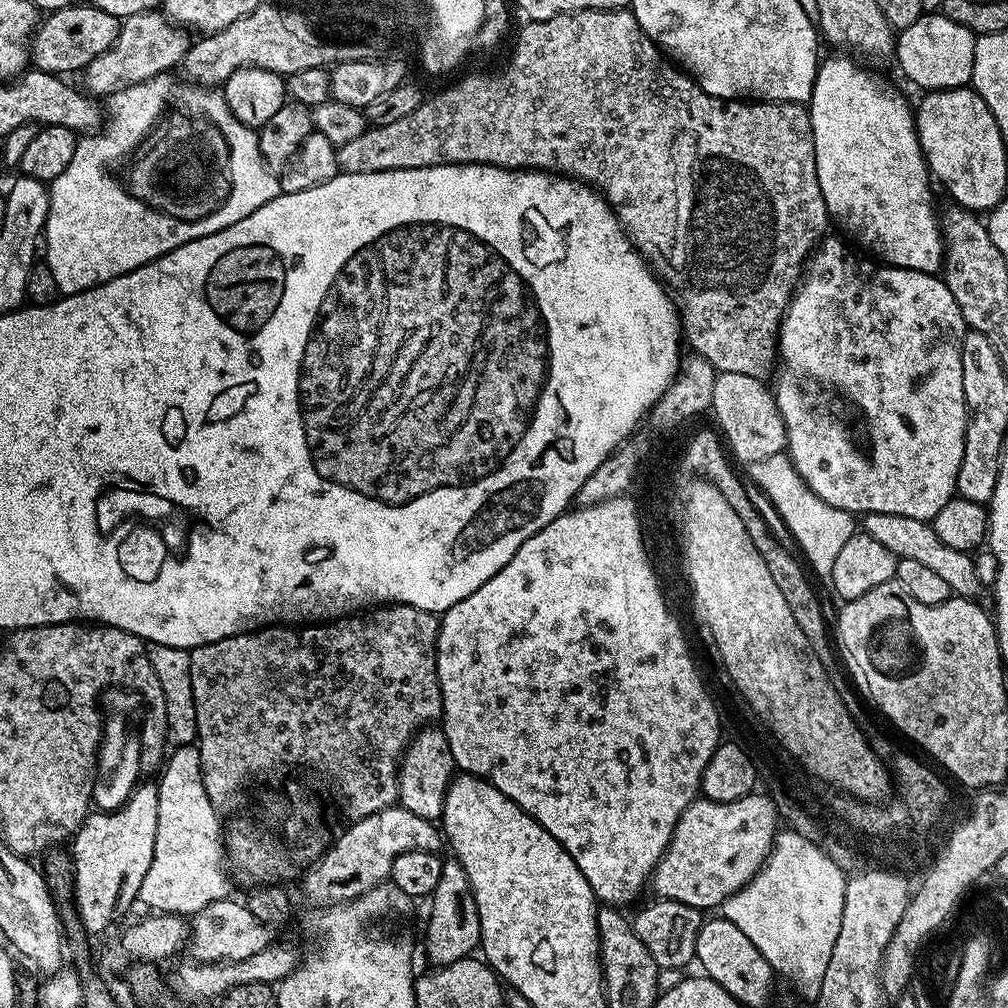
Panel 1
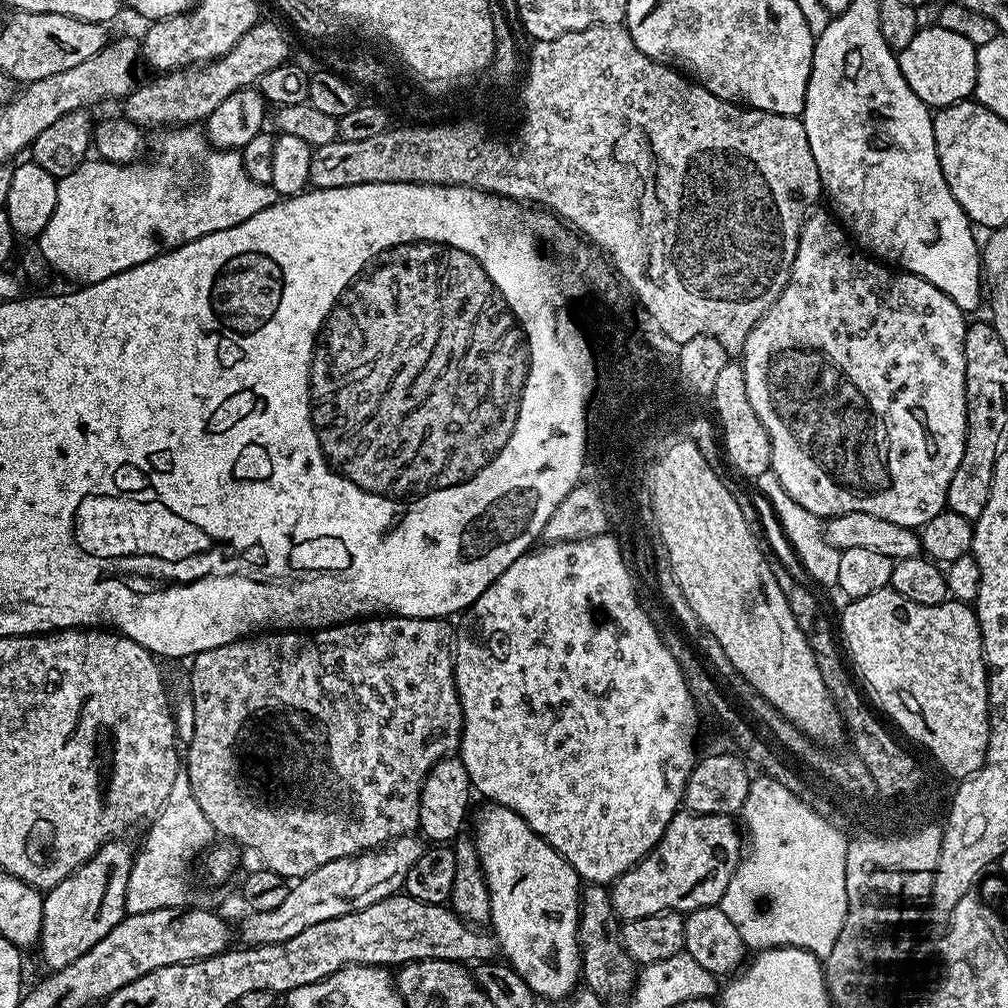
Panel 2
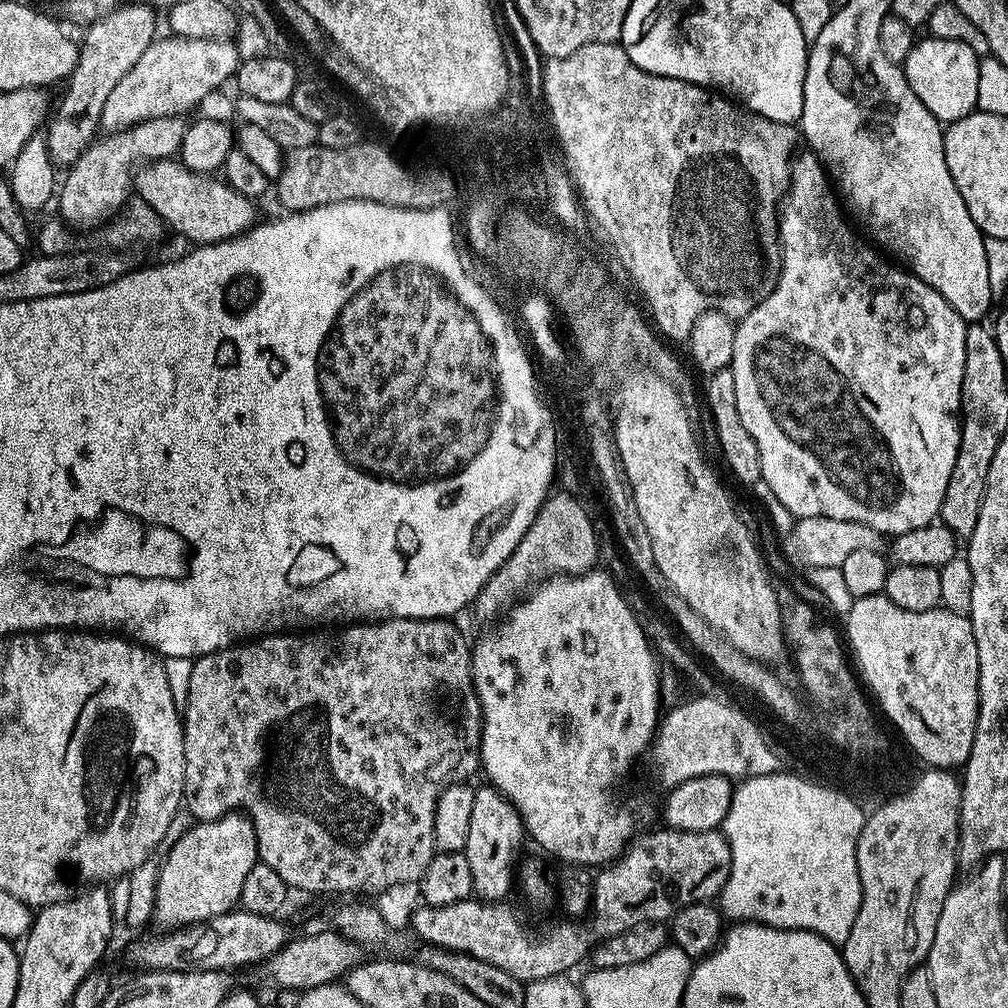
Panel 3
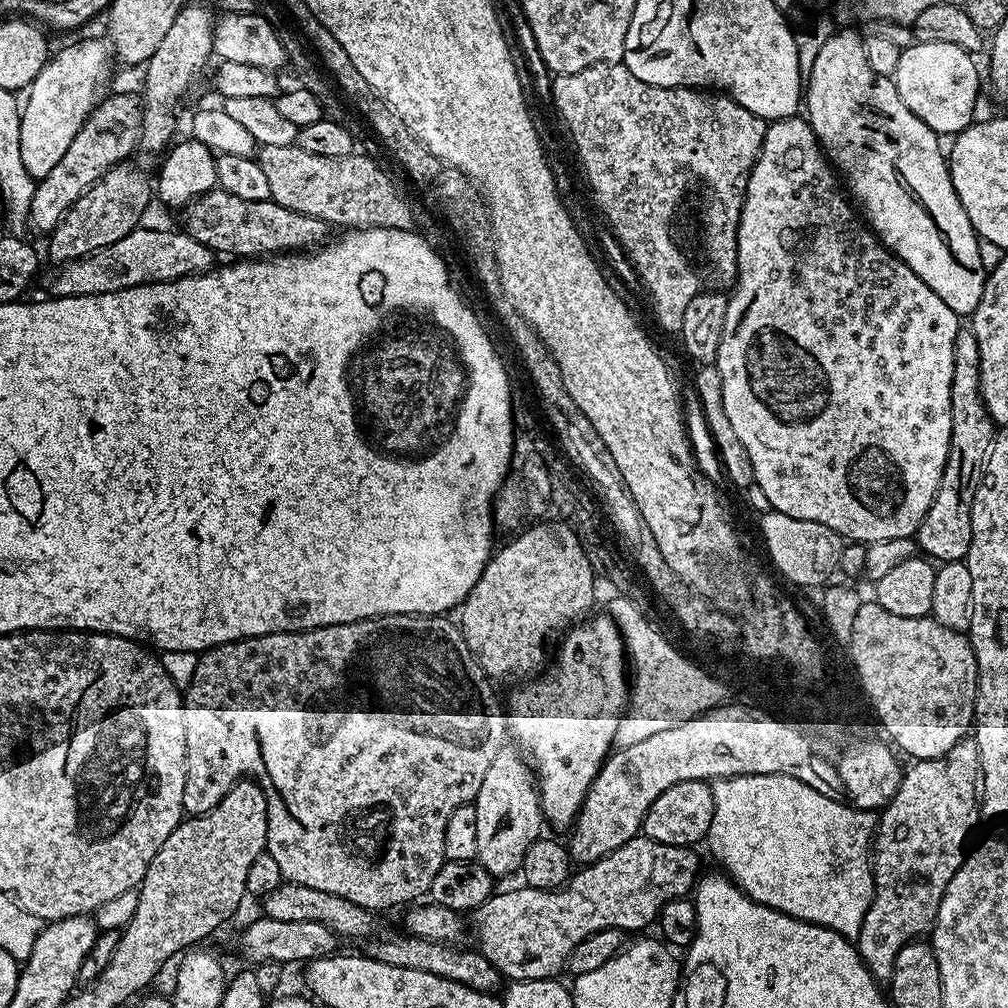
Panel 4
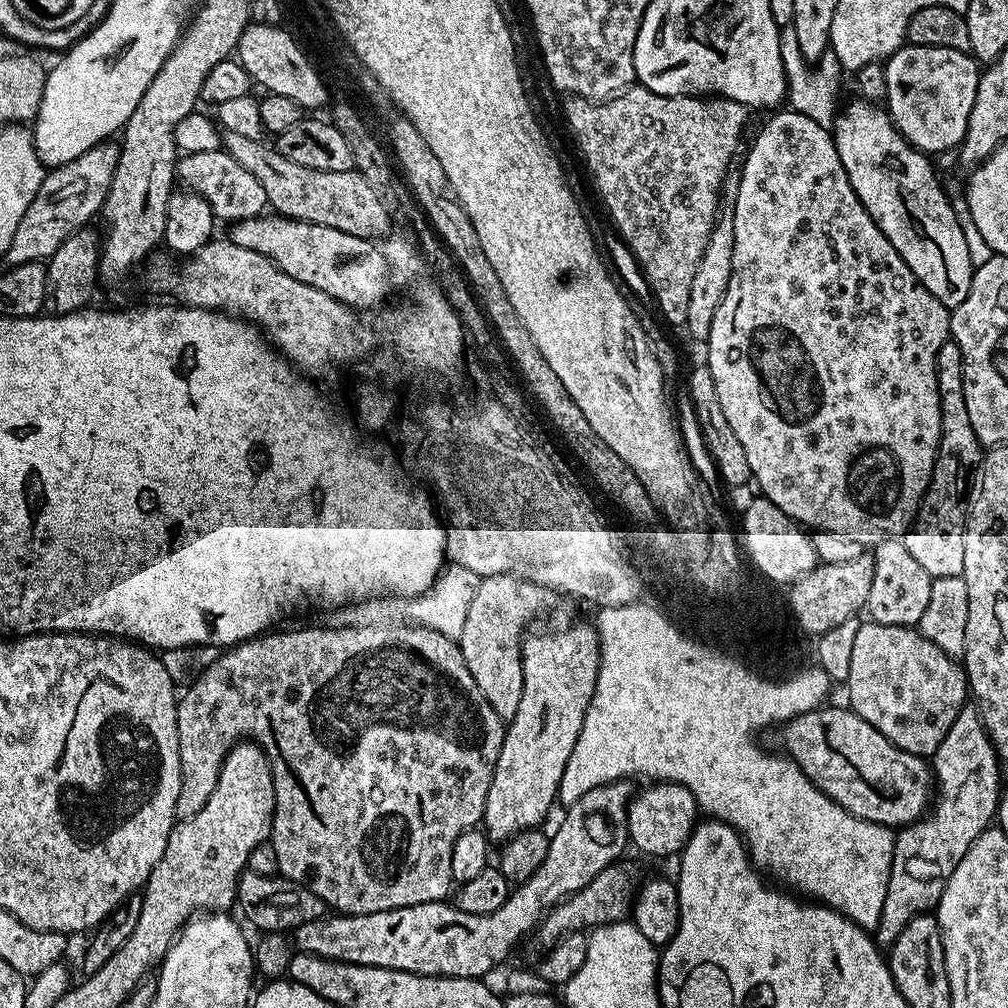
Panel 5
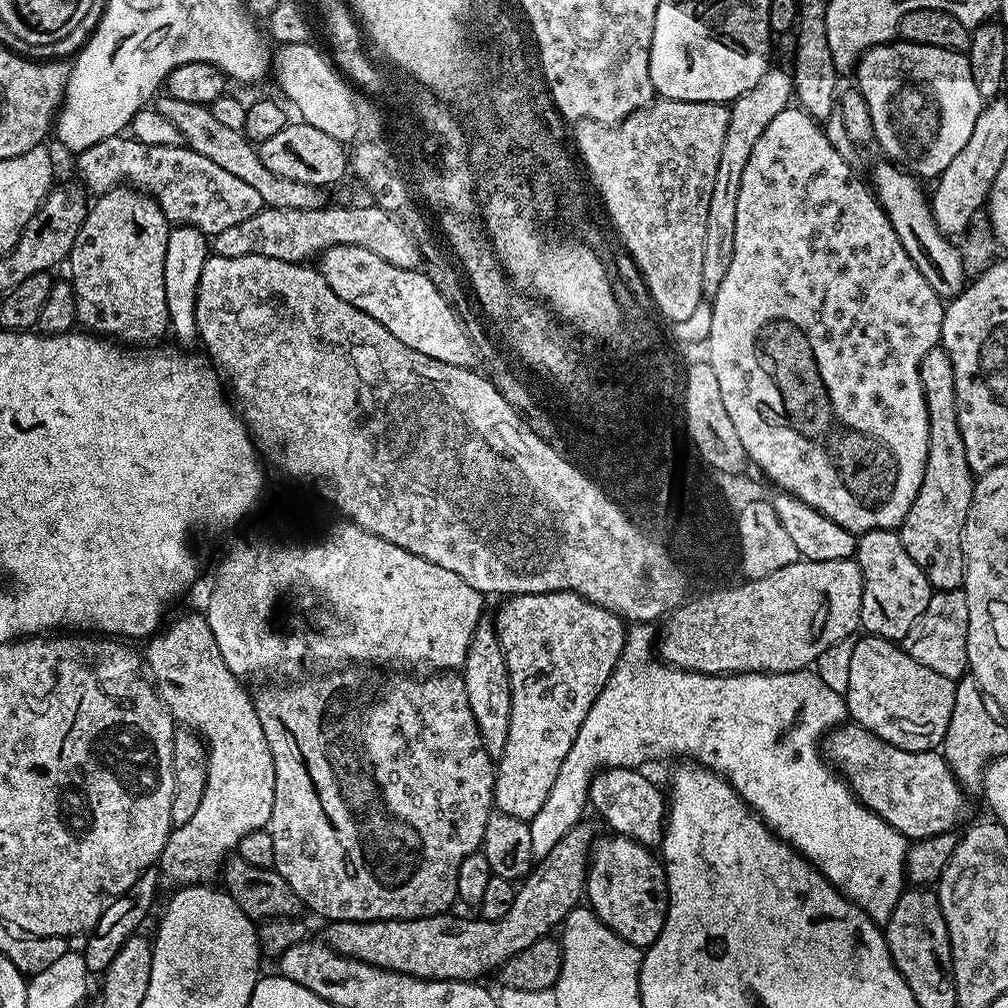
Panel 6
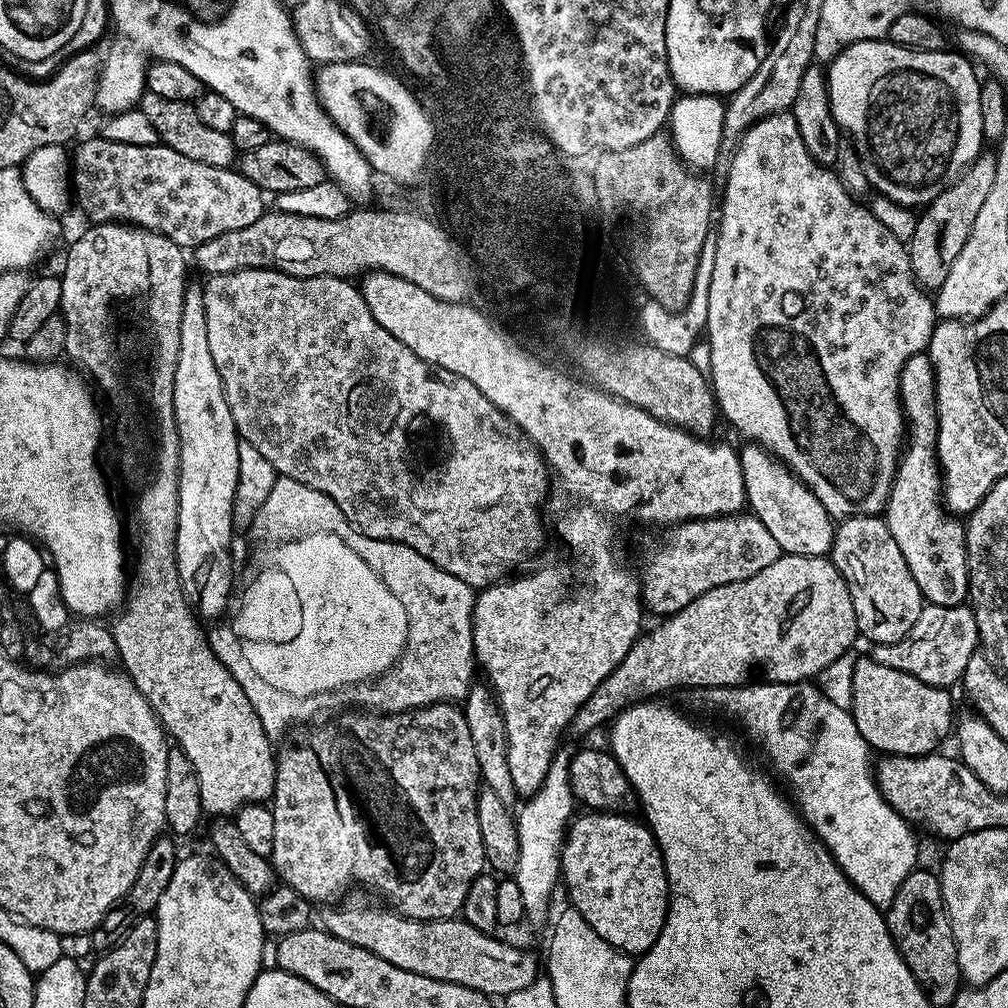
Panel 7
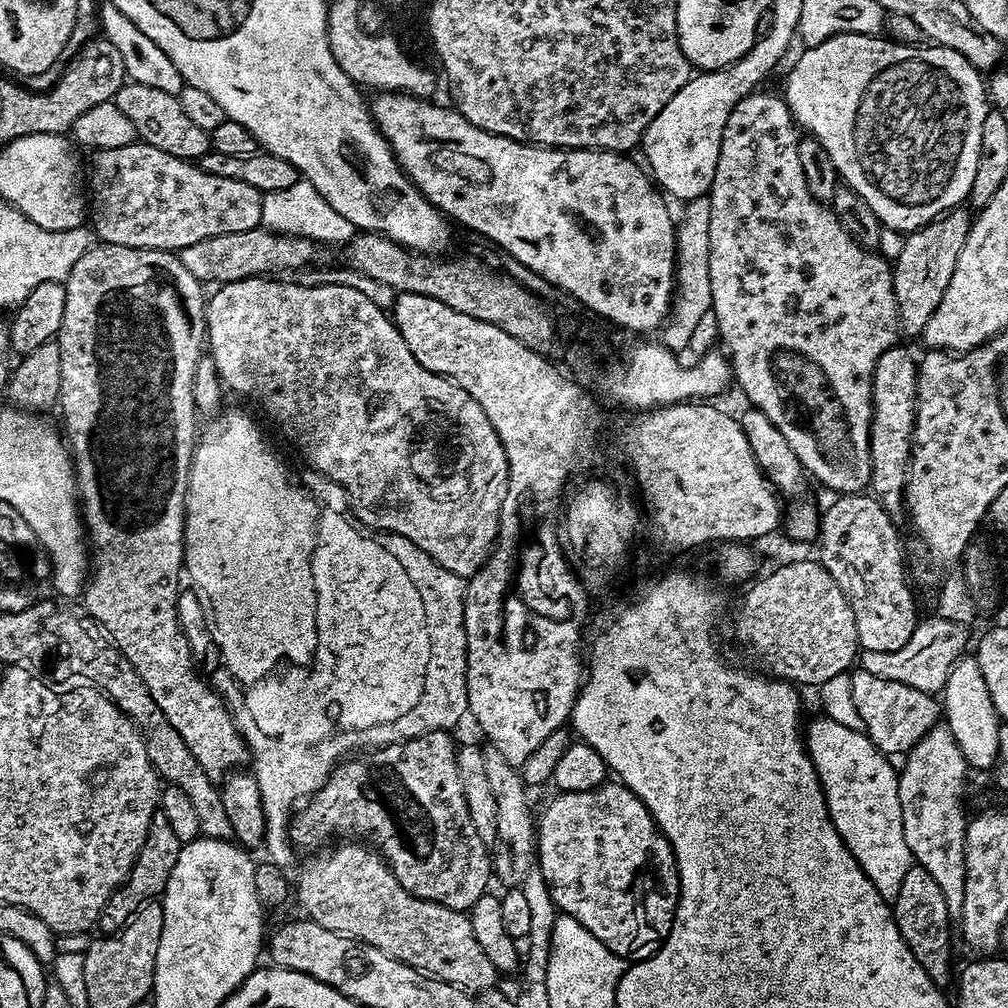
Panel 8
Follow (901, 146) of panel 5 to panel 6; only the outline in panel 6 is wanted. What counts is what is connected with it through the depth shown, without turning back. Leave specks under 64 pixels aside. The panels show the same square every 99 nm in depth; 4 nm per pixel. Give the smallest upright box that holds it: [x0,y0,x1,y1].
[870,162,966,297]

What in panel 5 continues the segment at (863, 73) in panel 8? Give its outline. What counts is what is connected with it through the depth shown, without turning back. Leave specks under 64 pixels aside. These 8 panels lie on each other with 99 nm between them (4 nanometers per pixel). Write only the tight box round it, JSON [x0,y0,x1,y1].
[884,44,981,154]

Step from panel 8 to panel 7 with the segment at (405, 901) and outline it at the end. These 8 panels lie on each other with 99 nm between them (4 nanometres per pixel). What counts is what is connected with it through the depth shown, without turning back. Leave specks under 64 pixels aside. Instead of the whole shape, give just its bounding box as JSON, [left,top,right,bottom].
[323,896,541,998]

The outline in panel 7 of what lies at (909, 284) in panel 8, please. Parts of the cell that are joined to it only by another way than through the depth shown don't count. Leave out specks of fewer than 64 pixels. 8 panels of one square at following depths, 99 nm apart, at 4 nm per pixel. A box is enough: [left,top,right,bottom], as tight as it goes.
[910,155,995,290]

